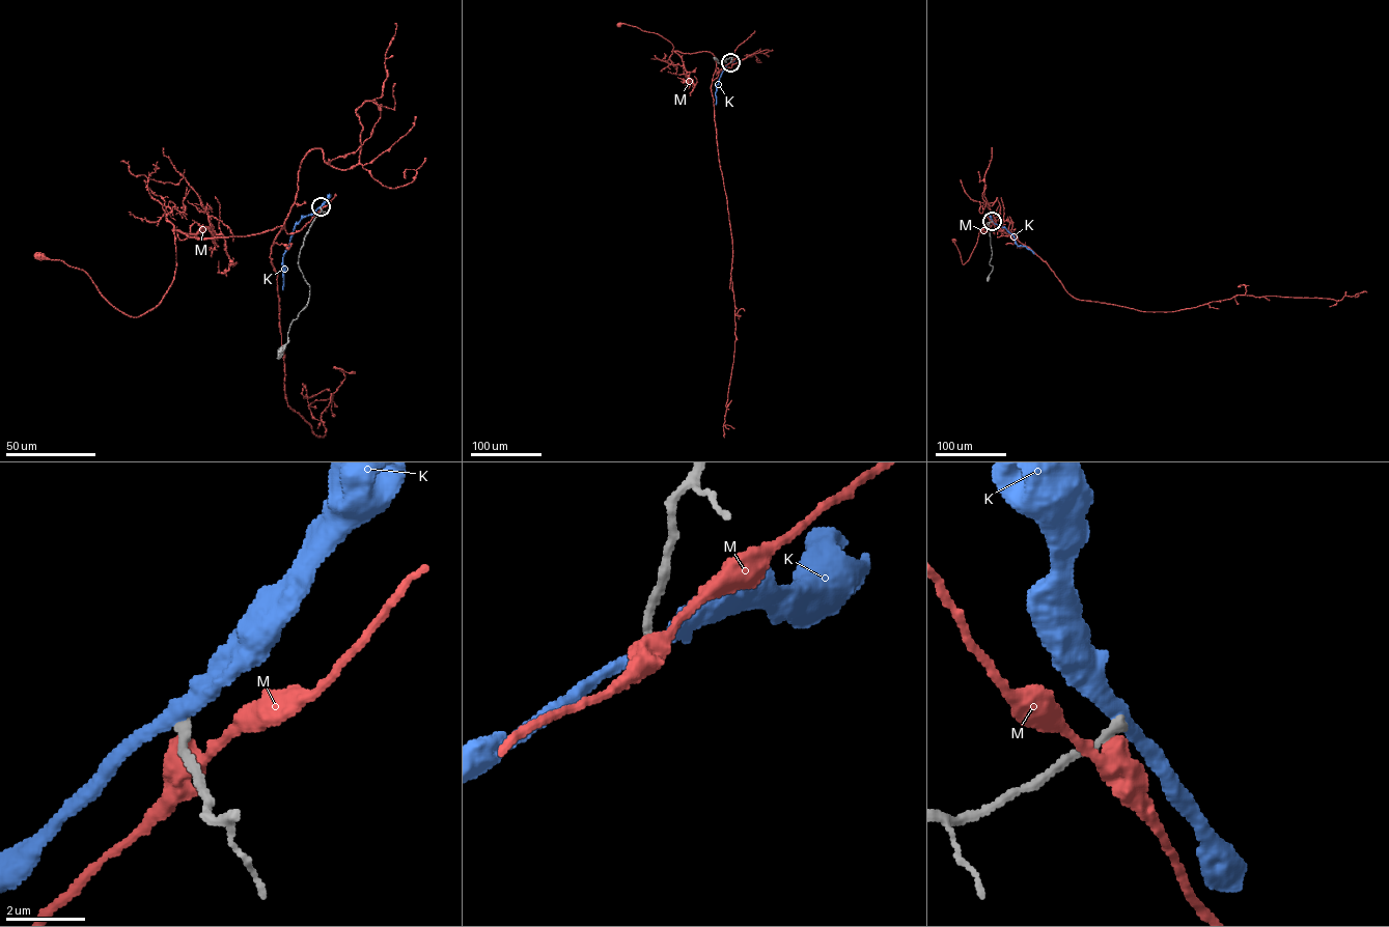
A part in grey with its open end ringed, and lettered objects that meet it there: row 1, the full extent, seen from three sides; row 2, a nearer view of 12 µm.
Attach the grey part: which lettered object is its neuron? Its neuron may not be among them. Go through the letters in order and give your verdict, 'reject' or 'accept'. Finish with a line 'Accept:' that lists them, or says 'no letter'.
K: reject
M: reject
Accept: no letter

